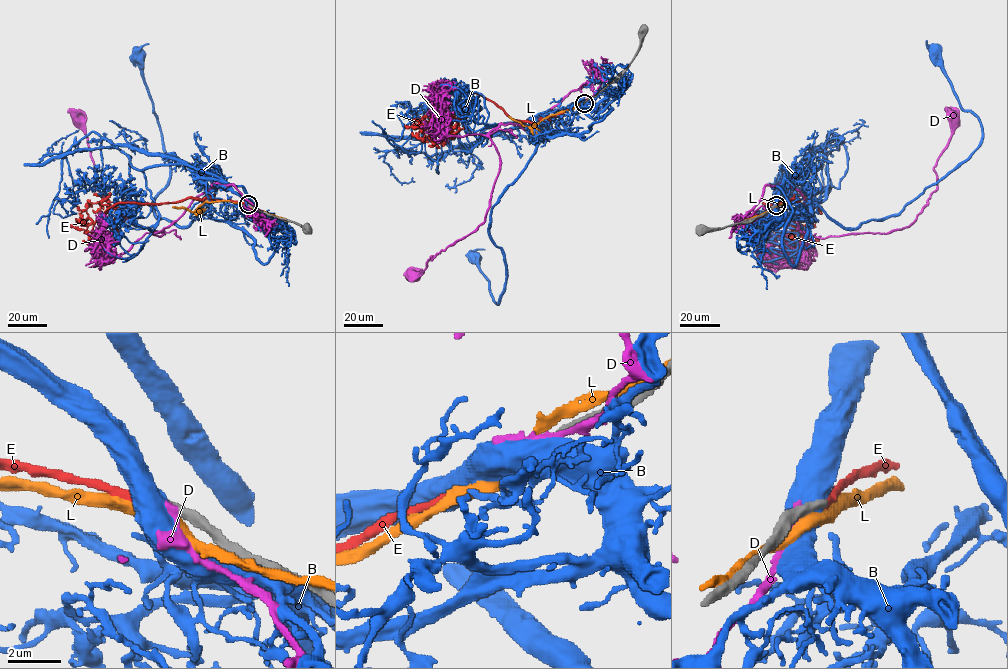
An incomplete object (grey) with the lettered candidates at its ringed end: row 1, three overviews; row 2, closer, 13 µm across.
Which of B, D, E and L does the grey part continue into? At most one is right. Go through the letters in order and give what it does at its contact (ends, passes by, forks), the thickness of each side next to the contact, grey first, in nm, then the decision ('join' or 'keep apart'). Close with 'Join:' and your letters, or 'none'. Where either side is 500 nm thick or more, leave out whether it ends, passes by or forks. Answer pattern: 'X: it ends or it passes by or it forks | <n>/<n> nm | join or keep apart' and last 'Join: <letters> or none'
B: 440/750 nm | keep apart
D: 500/280 nm | keep apart
E: it ends | 300/300 nm | join
L: it passes by | 480/380 nm | keep apart
Join: E

